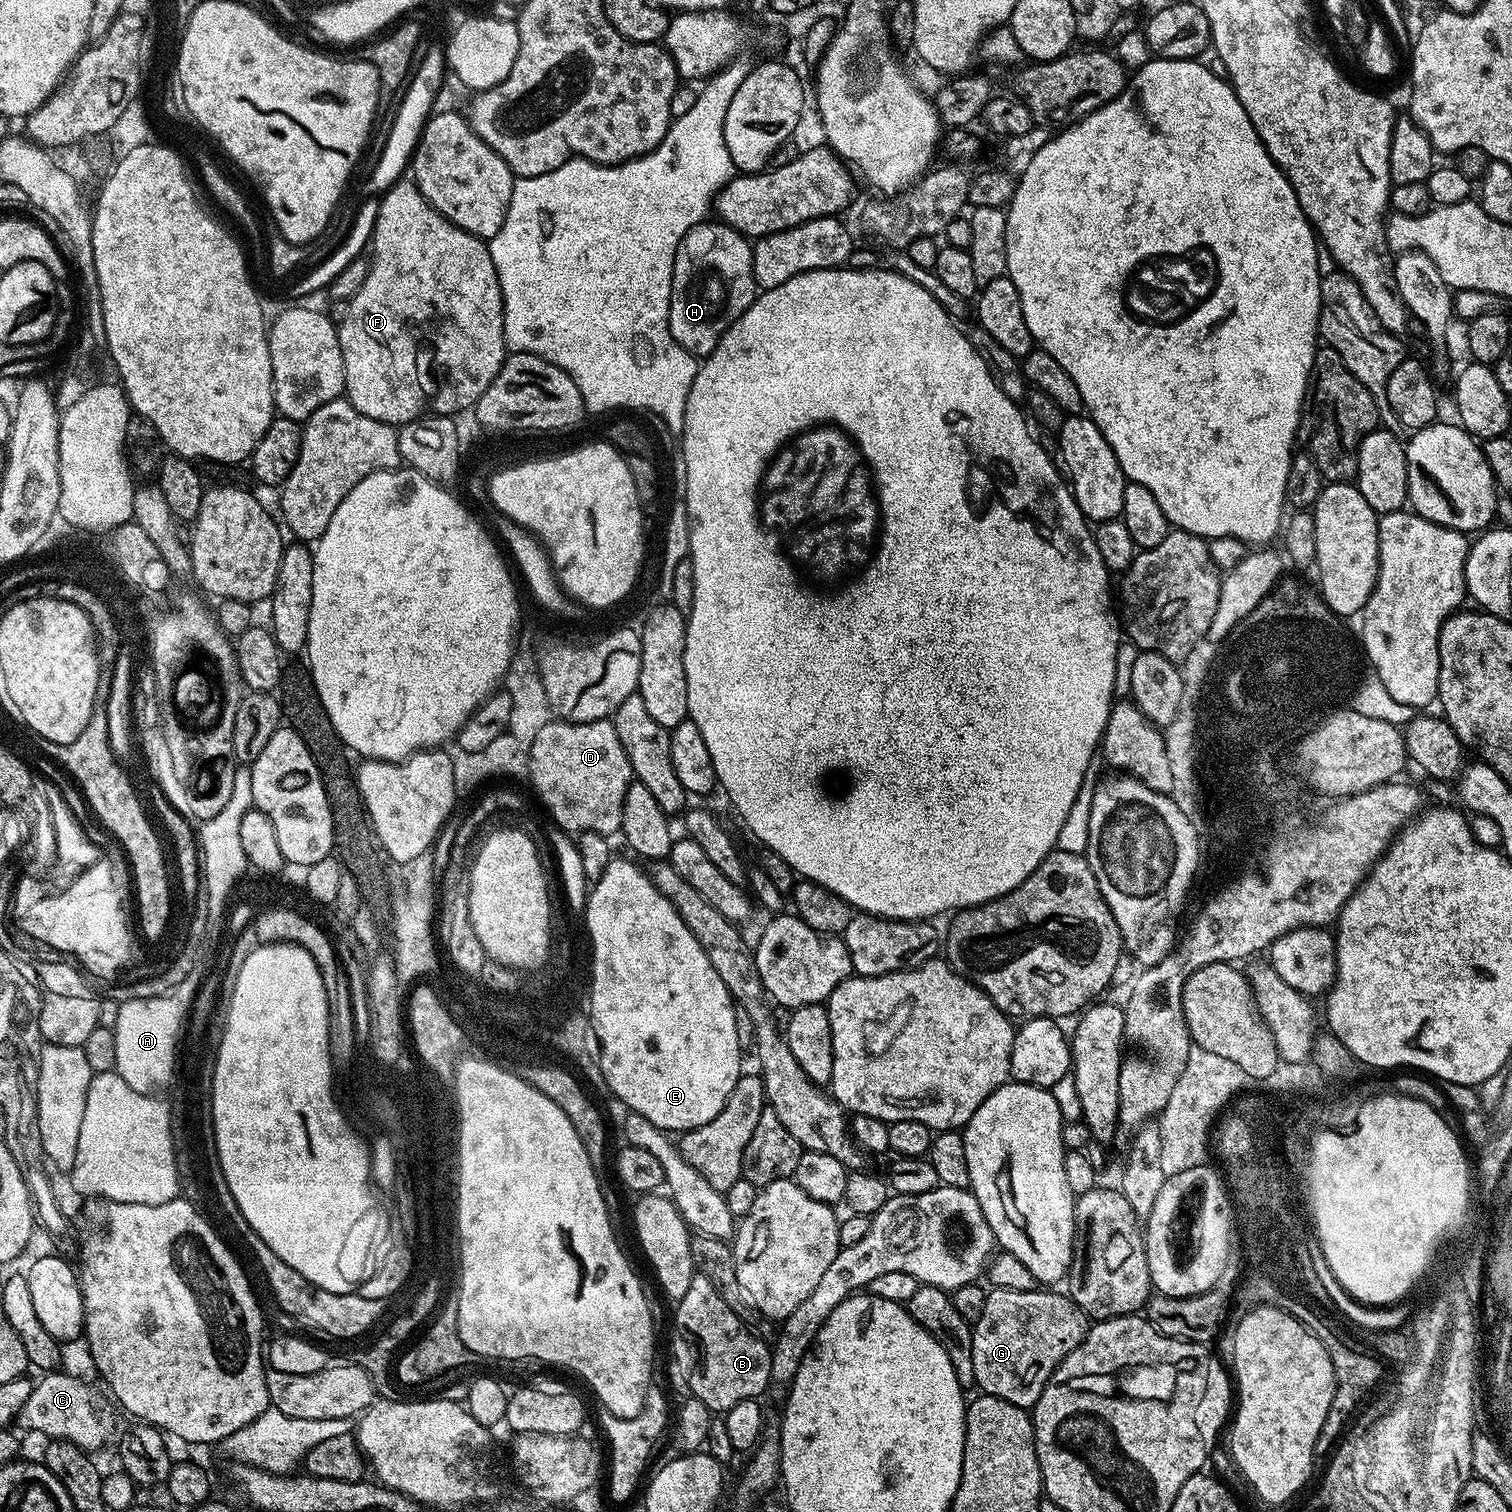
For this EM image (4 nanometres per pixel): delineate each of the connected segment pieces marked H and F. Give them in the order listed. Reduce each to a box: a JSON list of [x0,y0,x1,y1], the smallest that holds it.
[[668,223,758,358],[338,180,506,426]]

